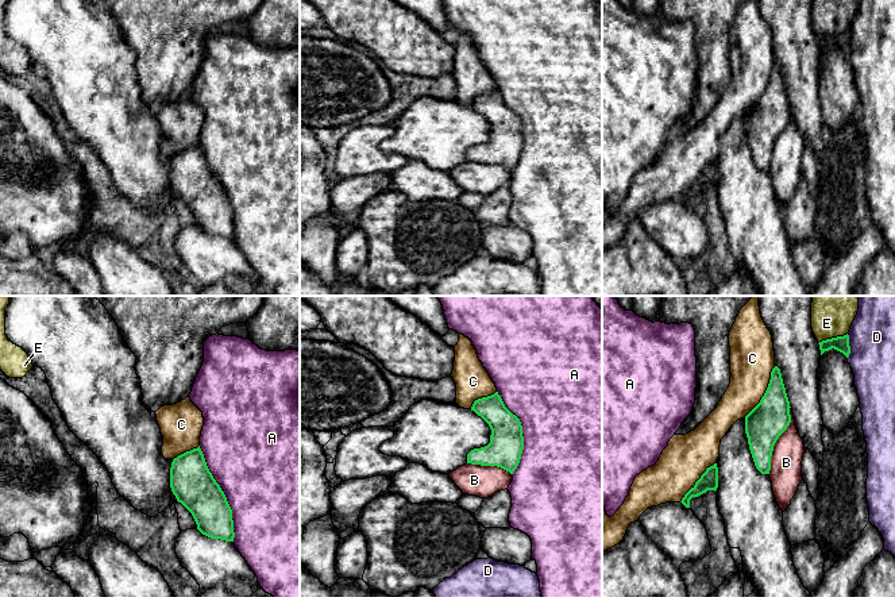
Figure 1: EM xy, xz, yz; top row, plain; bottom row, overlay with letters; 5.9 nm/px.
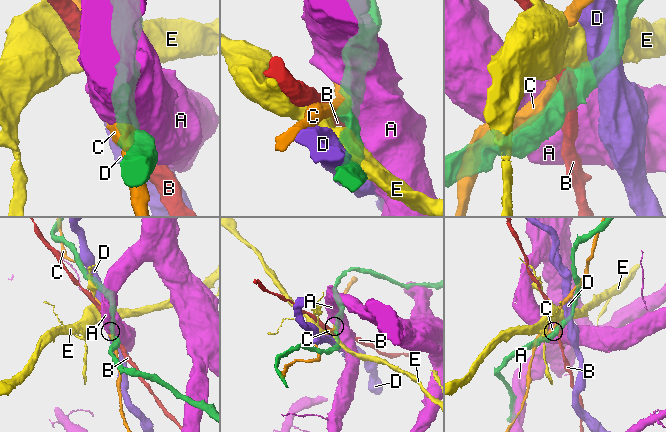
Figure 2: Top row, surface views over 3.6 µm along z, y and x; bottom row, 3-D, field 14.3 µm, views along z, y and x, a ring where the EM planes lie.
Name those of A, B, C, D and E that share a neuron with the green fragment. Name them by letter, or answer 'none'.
none

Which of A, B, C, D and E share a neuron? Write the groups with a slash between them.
A / B / C / D / E

